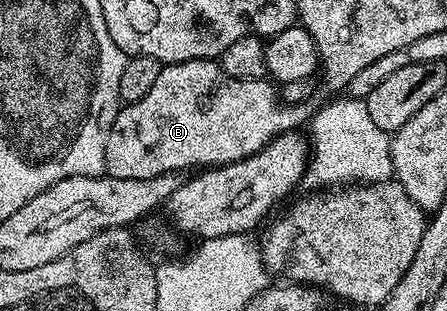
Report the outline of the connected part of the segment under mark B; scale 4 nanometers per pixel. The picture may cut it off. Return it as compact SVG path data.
M195 59L161 66L150 93L146 93L142 101L123 104L117 113L114 125L110 129L110 137L106 137L105 172L114 179L149 179L171 171L184 173L187 172L187 167L207 169L242 161L258 153L270 140L279 135L303 128L303 123L305 126L330 99L327 86L320 85L312 98L301 103L286 103L278 94L277 88L268 87L268 83L267 78L230 77L222 70L219 62L210 59Z

